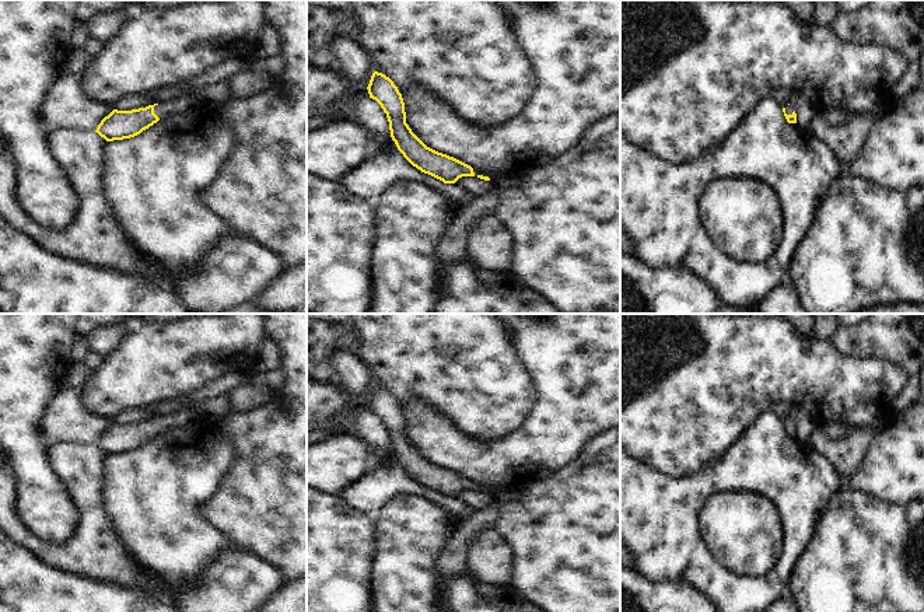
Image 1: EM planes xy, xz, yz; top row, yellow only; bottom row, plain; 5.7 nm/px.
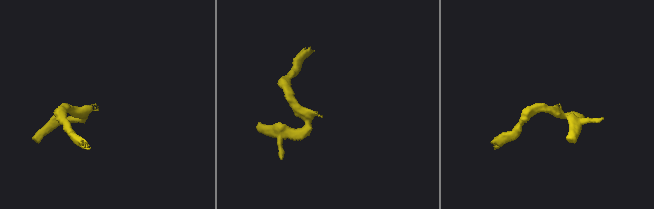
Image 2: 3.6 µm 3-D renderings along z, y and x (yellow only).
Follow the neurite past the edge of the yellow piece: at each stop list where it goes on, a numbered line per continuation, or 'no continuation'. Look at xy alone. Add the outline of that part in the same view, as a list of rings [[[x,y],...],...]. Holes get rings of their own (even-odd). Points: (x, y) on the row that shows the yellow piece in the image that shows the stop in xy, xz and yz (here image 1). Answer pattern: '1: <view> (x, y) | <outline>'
1: xy (178, 107) | [[[192,97],[189,98],[181,98],[175,101],[167,101],[162,104],[158,104],[154,106],[154,113],[162,119],[171,115],[182,115],[189,112],[195,105],[195,99]]]

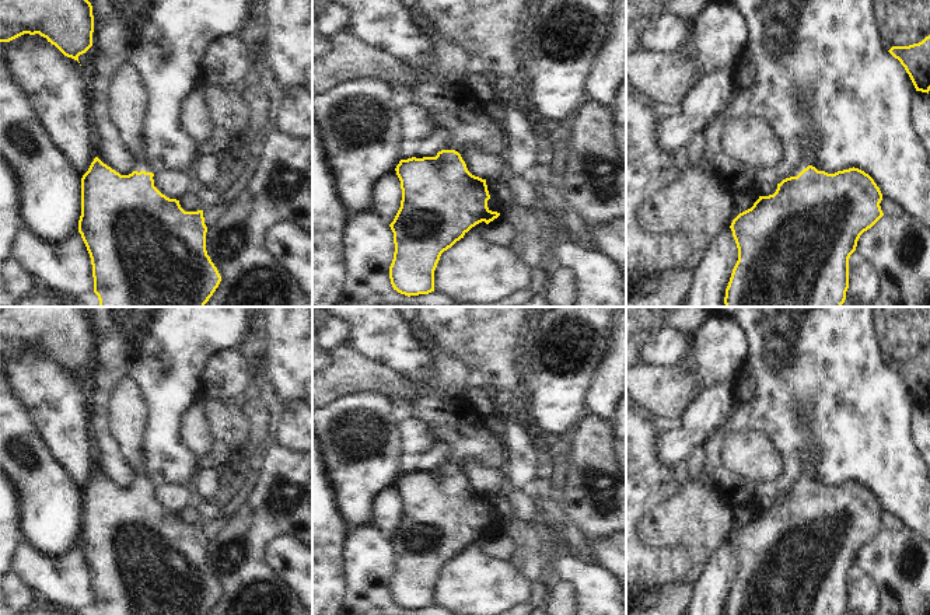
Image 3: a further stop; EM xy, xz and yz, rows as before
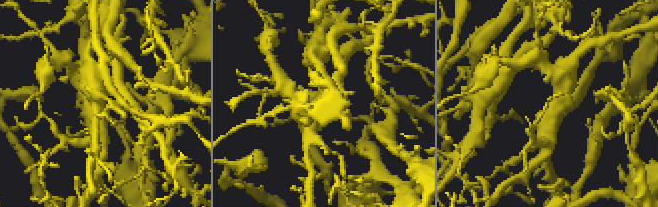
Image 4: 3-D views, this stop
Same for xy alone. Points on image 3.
1: xy (126, 90) | [[[129,63],[120,64],[109,84],[109,119],[115,125],[123,144],[134,158],[134,171],[143,171],[141,119],[146,111],[146,84]]]

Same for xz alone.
no continuation

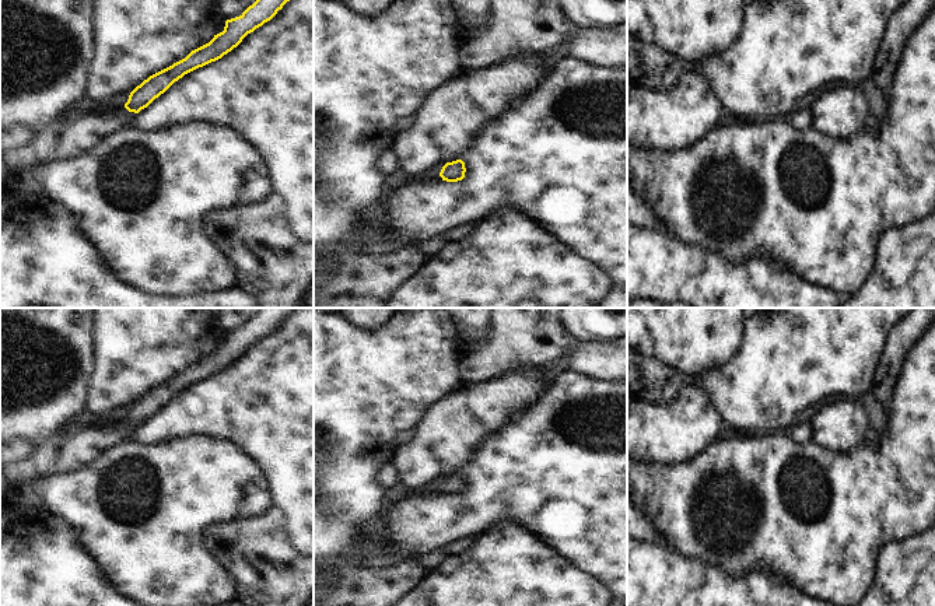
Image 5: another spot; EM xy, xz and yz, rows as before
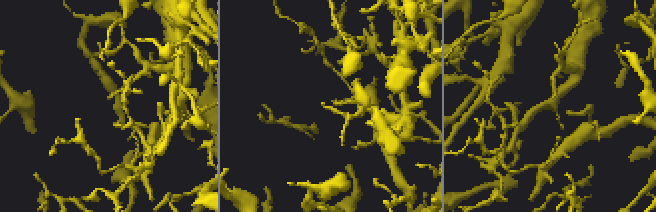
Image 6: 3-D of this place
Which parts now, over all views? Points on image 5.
1: xy (86, 130) | [[[122,104],[109,113],[81,112],[60,133],[55,162],[66,162],[95,147],[104,137],[132,126],[134,112]]]

